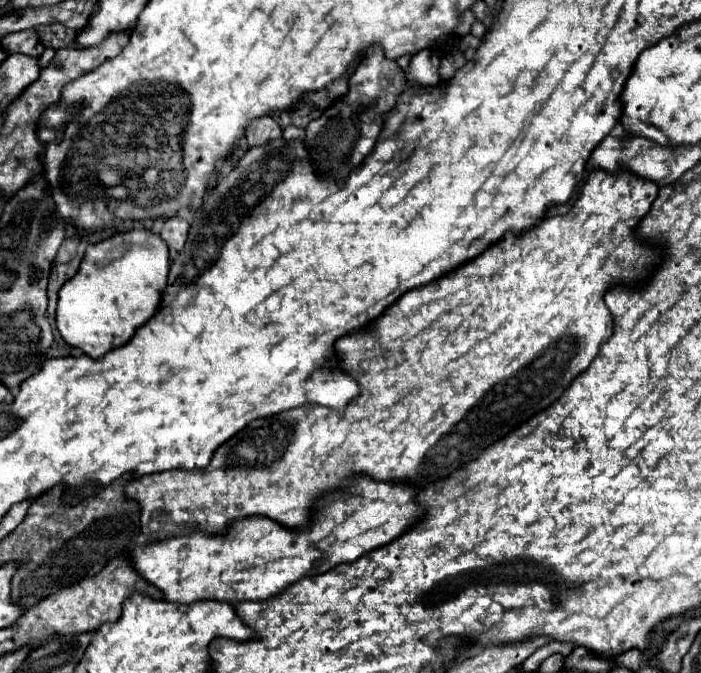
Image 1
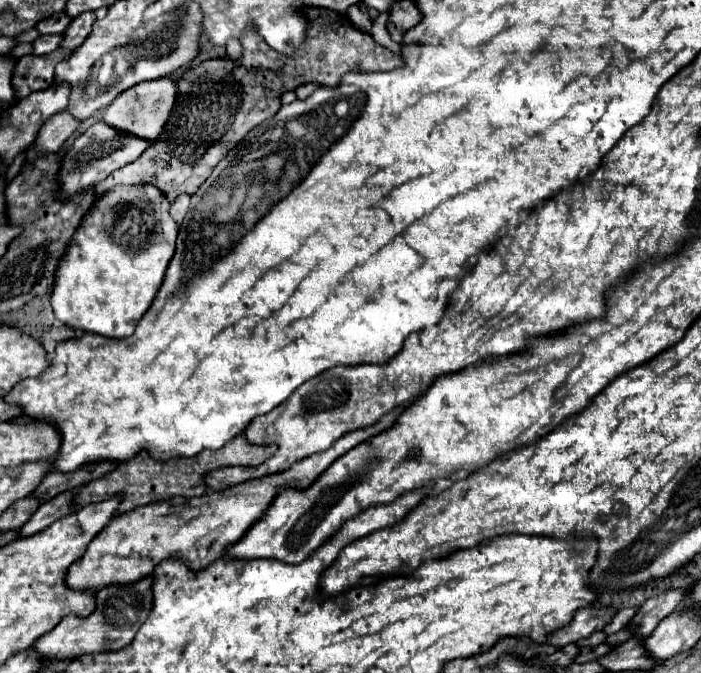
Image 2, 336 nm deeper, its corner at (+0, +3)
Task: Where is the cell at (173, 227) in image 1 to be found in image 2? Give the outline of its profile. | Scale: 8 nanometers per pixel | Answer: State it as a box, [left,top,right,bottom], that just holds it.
[171,194,189,224]

